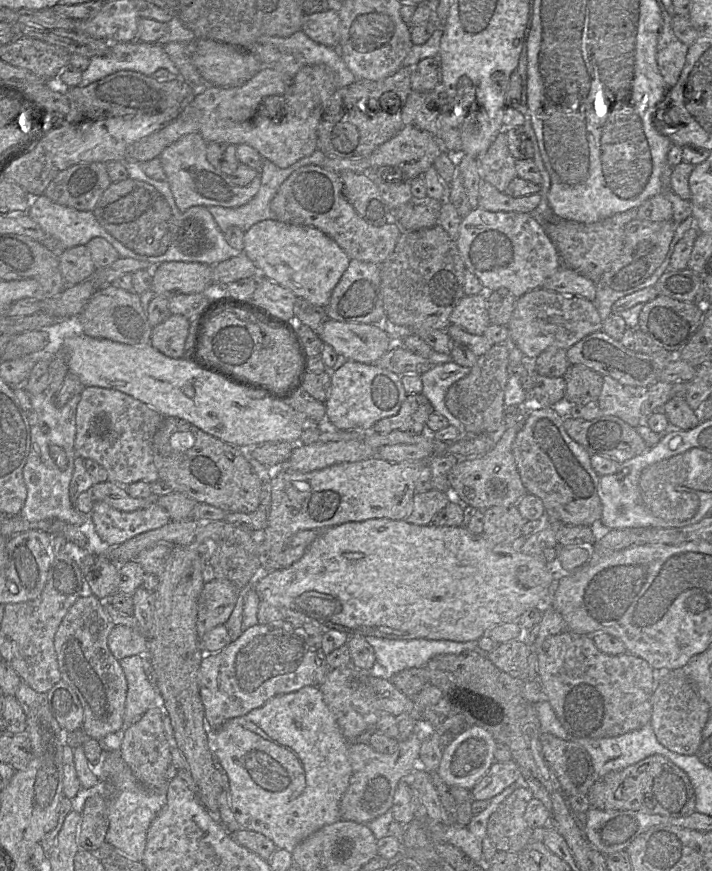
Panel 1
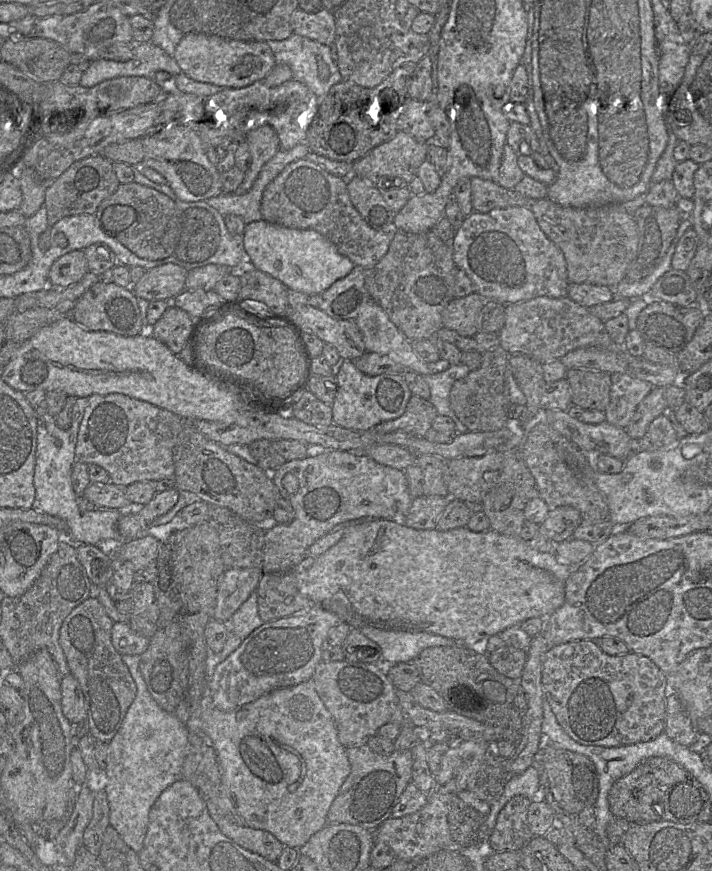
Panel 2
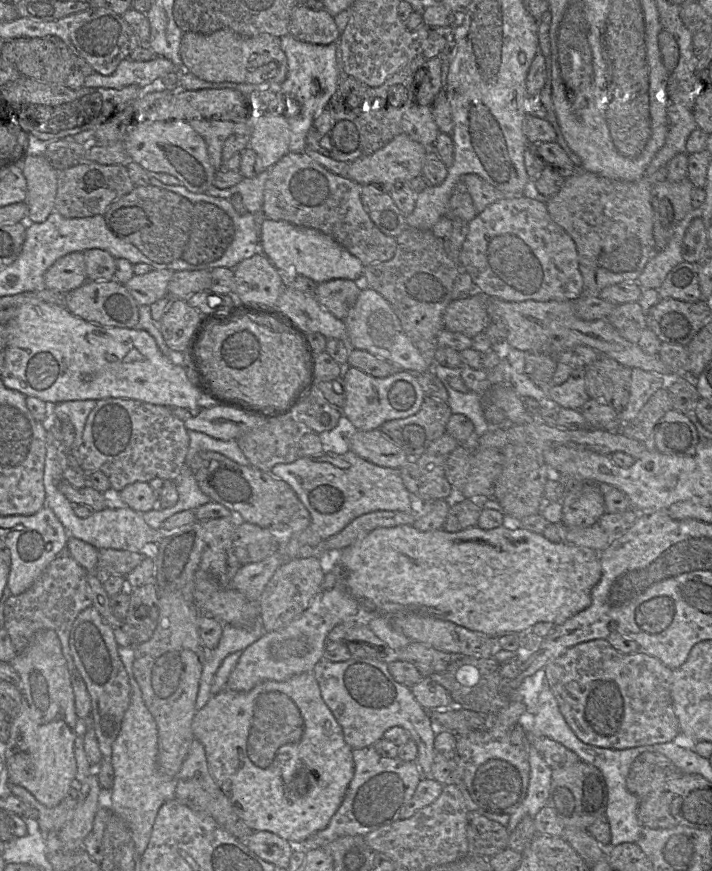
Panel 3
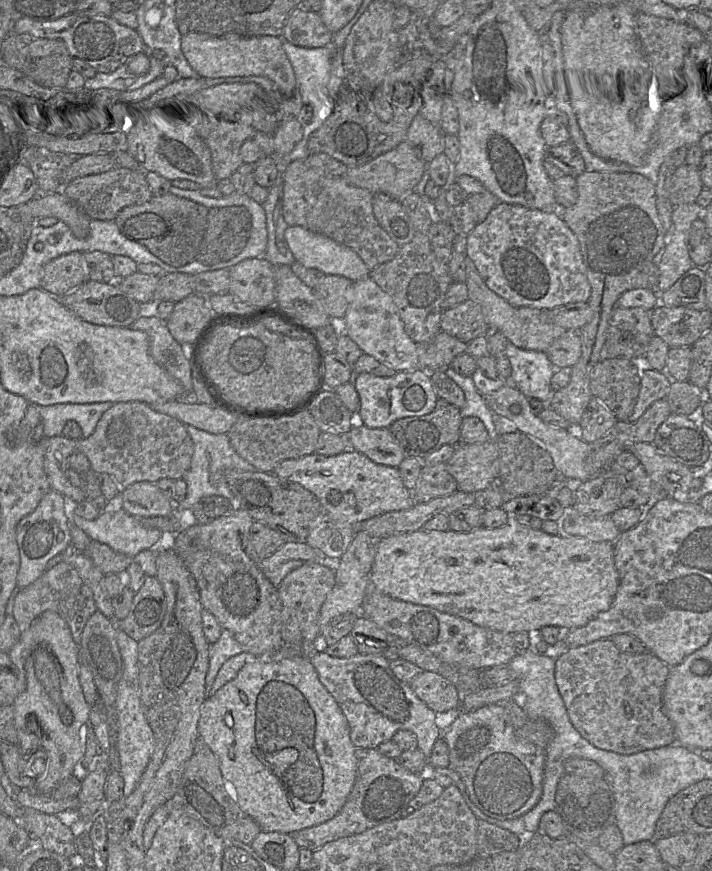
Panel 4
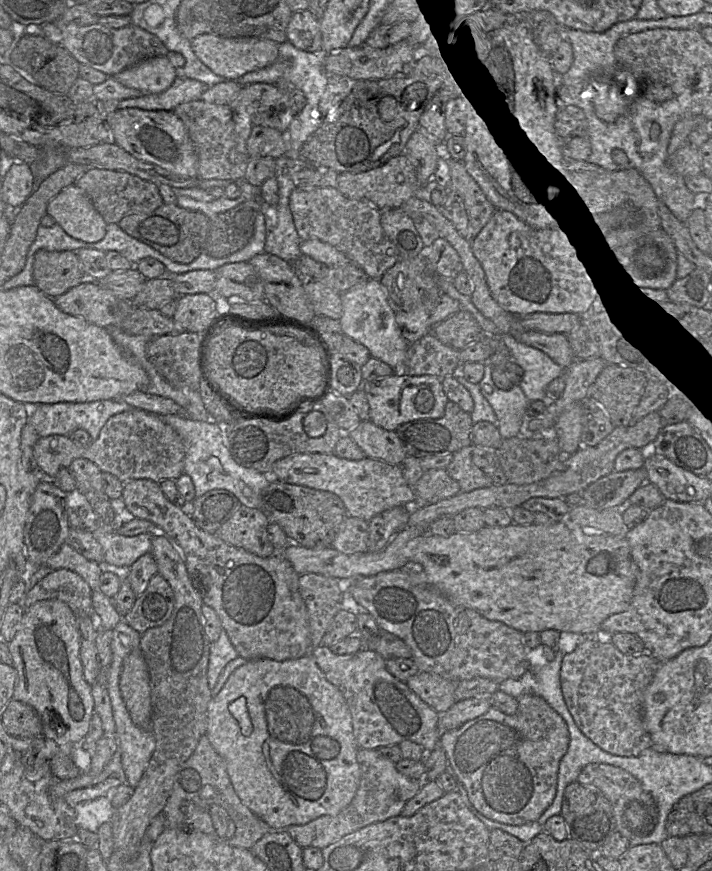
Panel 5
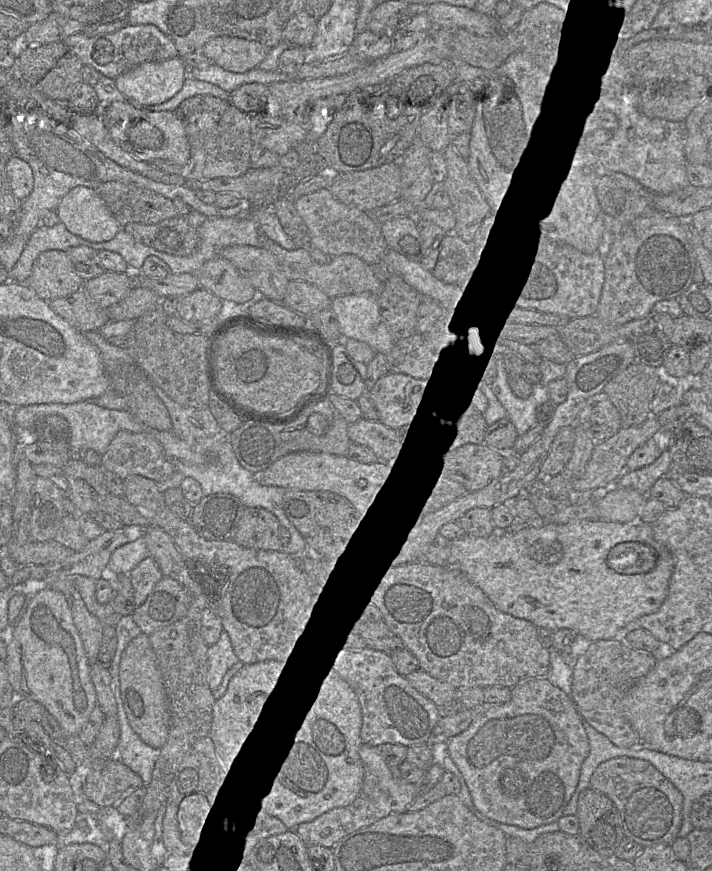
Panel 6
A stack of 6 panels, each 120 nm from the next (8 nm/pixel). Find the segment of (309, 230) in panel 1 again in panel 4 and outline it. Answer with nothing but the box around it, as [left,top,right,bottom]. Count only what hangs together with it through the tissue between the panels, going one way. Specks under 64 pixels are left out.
[285,226,369,282]

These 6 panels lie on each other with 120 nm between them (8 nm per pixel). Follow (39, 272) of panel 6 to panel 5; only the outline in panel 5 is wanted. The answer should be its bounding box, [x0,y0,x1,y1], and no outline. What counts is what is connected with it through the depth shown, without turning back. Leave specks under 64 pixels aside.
[34,250,85,297]

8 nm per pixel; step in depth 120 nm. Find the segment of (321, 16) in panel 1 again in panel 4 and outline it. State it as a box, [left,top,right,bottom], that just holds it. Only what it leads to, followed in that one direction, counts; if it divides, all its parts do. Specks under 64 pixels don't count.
[282,6,334,48]

